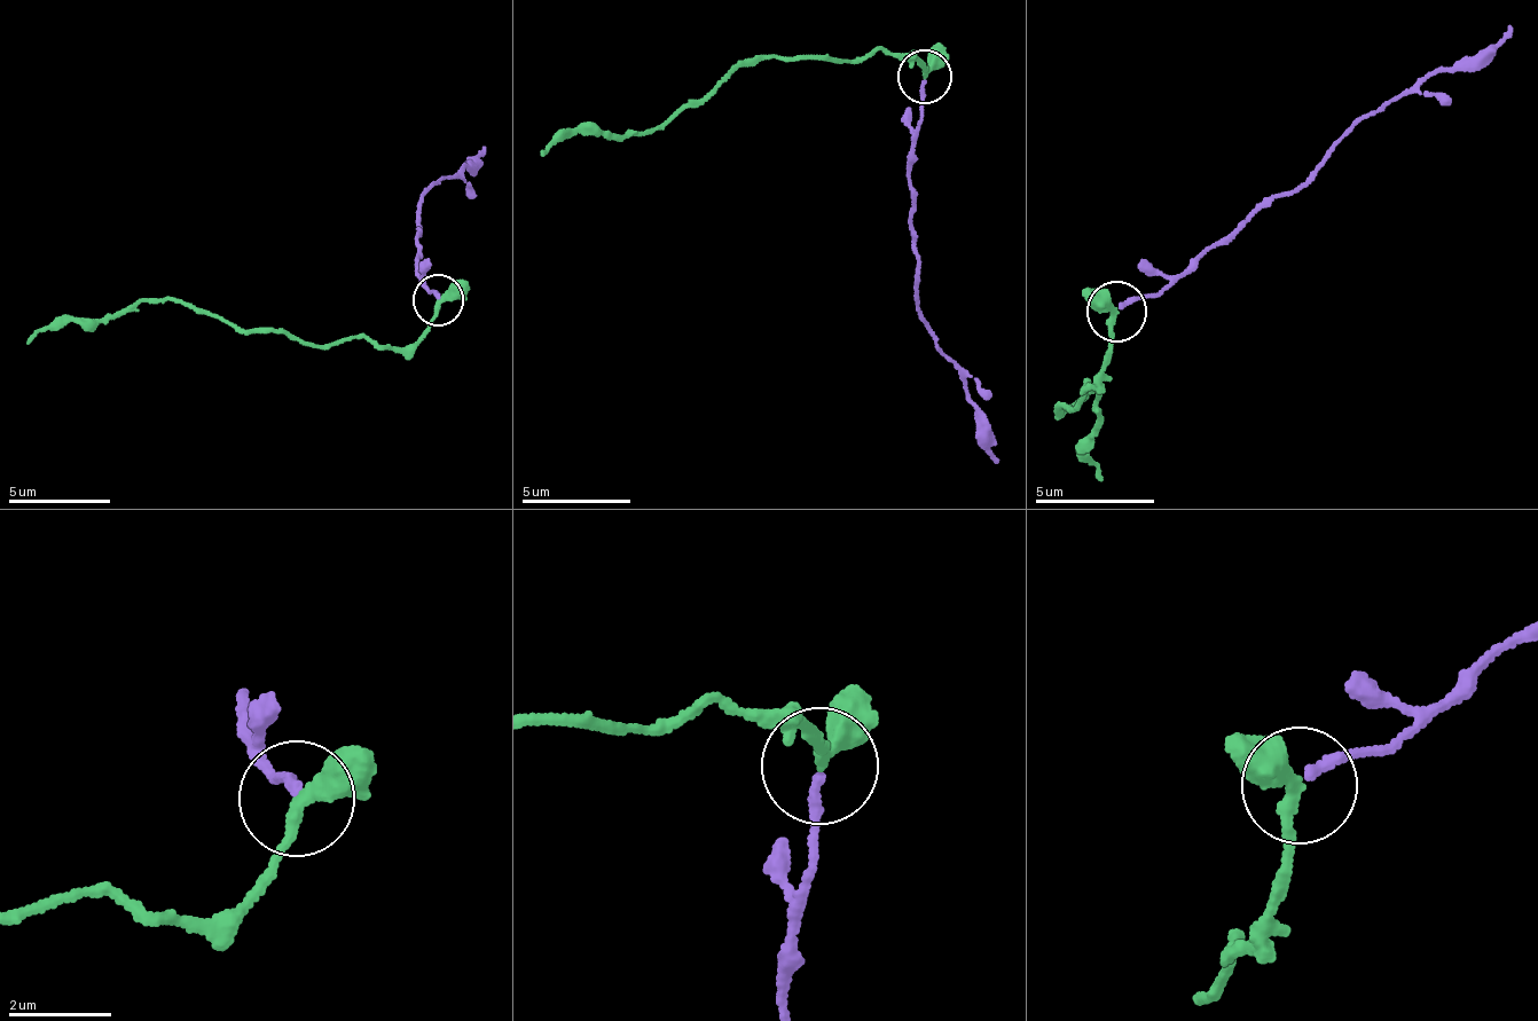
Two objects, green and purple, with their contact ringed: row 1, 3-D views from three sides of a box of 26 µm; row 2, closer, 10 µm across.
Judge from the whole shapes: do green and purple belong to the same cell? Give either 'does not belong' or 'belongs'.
belongs

